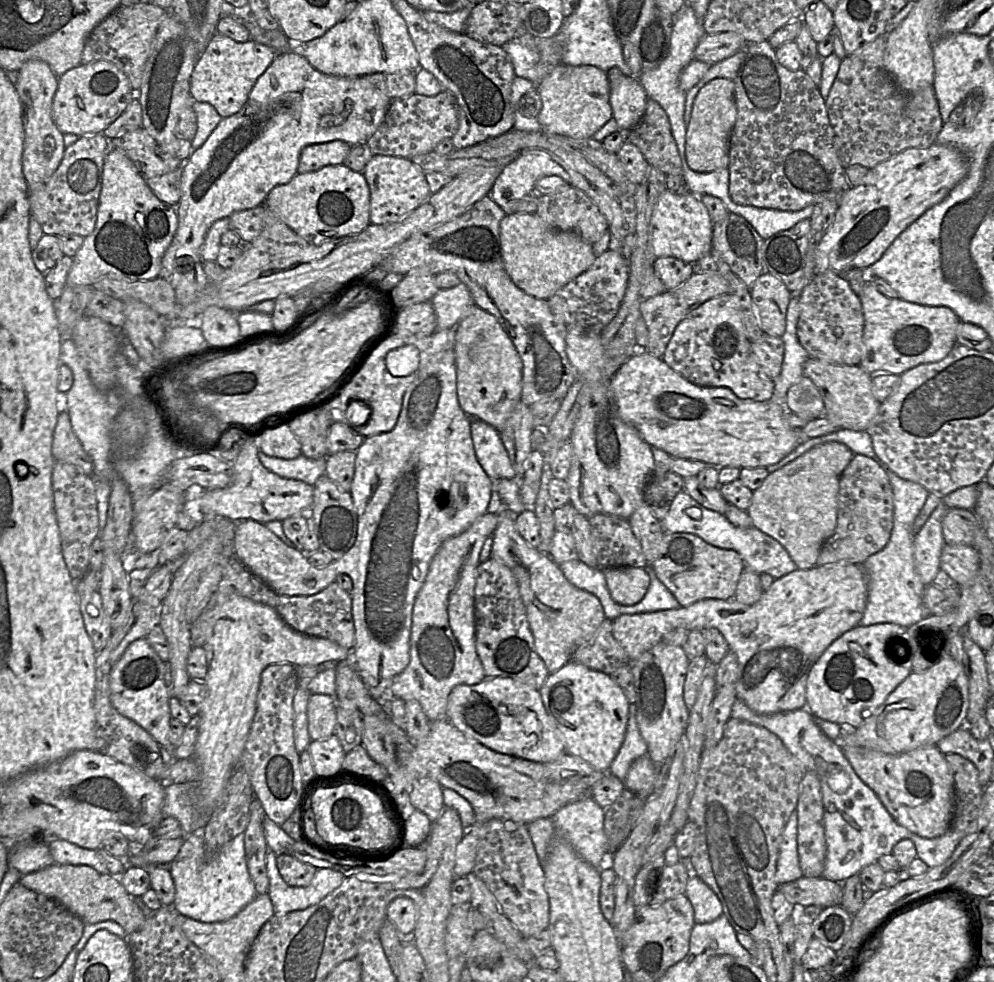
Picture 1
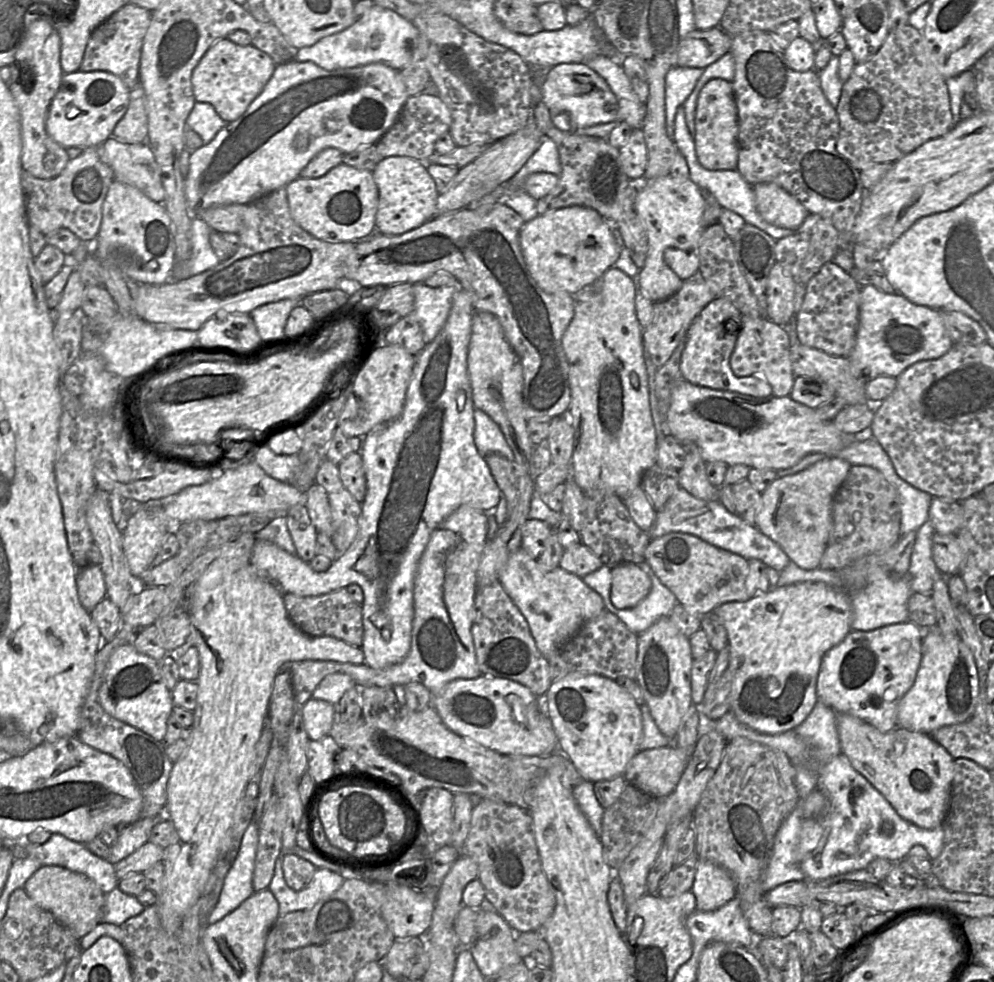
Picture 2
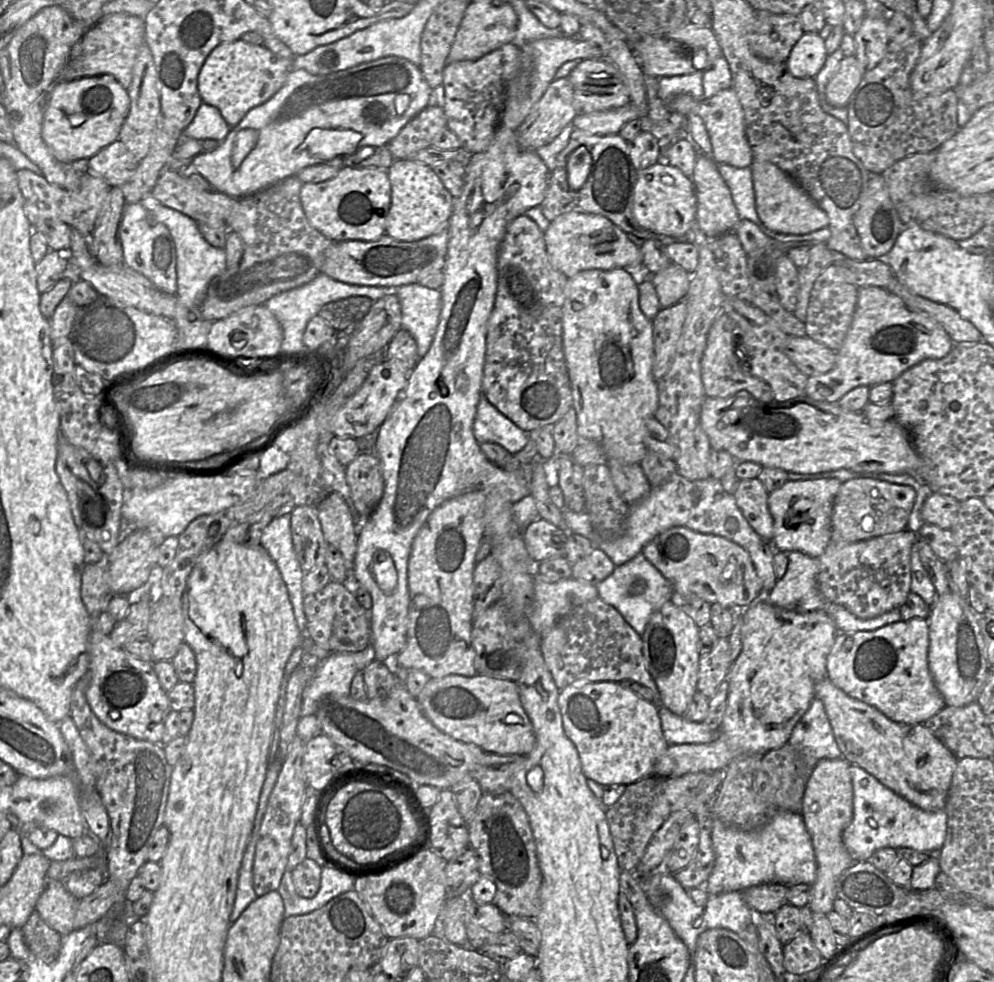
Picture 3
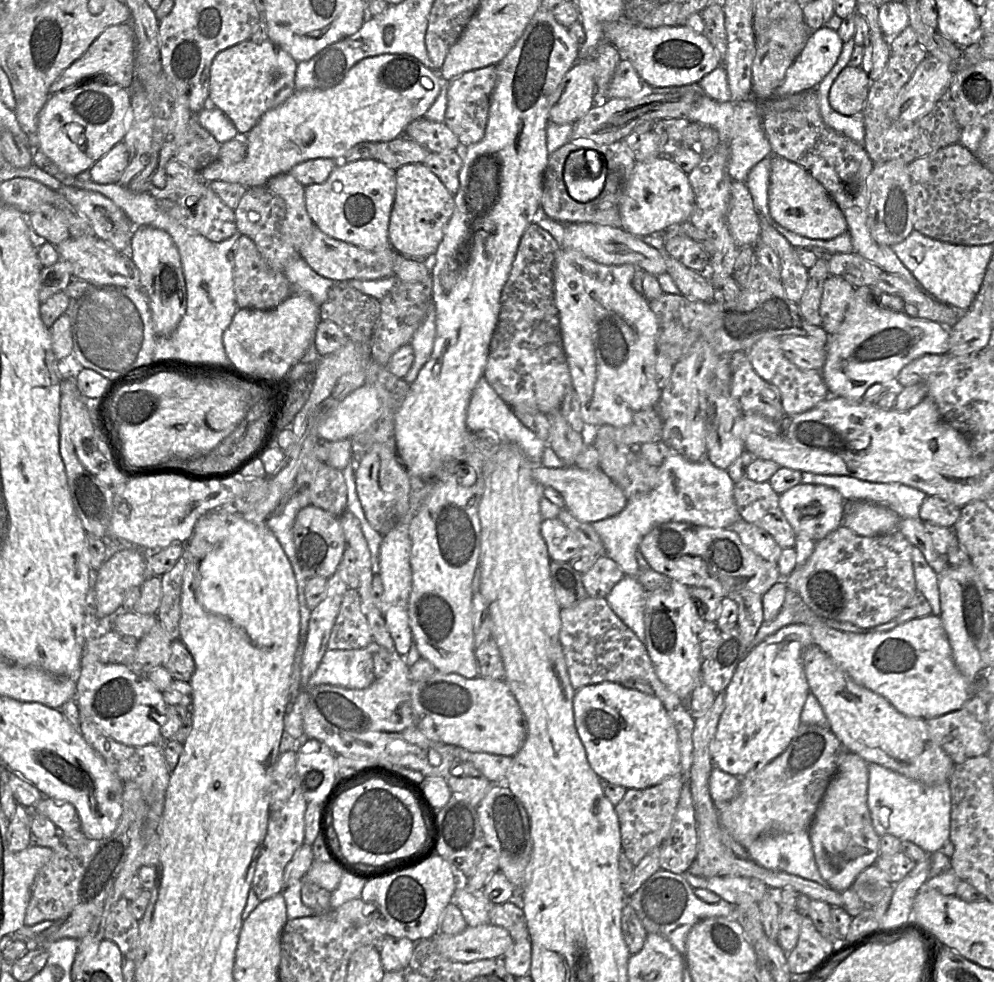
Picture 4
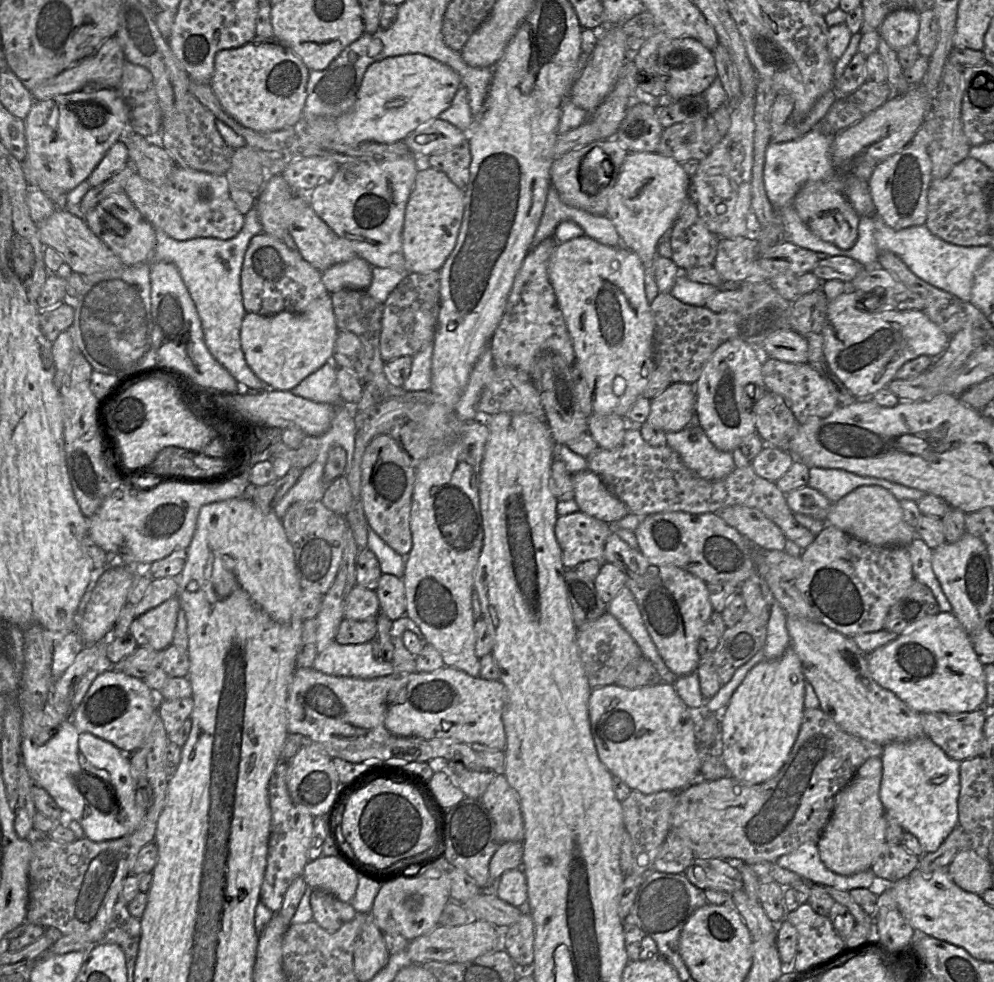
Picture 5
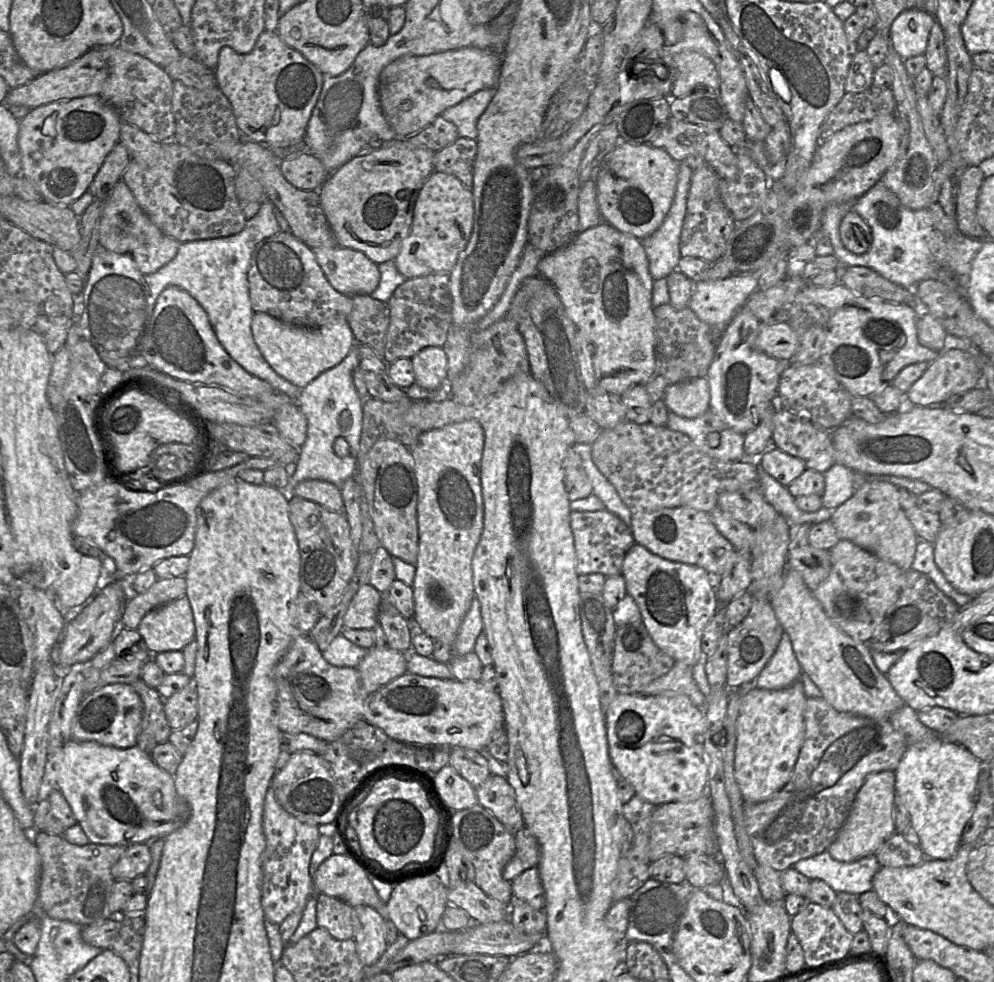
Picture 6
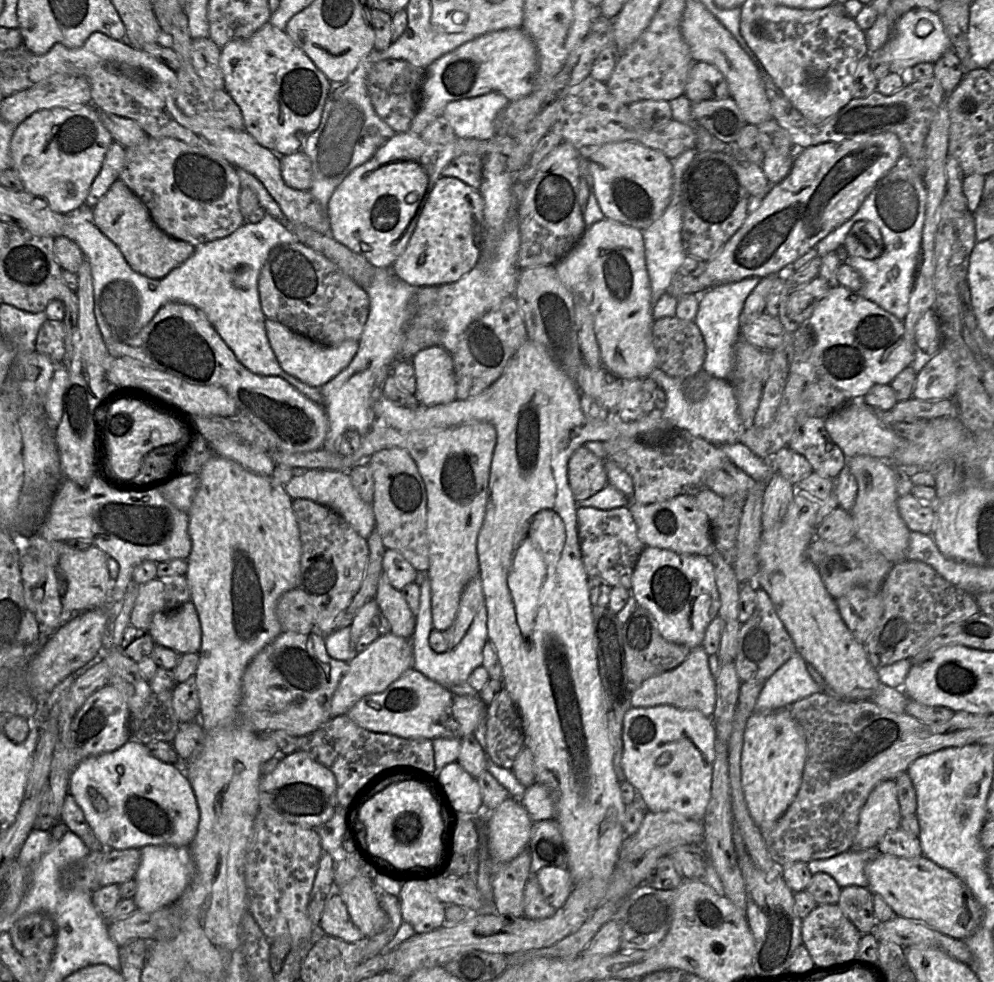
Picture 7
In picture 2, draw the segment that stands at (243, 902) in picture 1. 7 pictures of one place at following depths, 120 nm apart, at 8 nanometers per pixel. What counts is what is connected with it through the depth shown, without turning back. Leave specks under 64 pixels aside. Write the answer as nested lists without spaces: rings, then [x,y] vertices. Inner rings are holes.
[[[251,821],[243,834],[236,858],[224,877],[219,899],[207,923],[220,921],[253,895],[253,874],[259,841],[257,822]]]

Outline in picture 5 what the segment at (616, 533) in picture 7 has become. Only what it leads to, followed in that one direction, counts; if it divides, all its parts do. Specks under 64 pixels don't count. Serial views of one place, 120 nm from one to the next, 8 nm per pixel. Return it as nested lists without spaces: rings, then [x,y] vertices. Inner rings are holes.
[[[581,511],[559,516],[555,536],[562,550],[564,566],[574,569],[588,560],[605,562],[605,545],[614,533],[613,526]]]

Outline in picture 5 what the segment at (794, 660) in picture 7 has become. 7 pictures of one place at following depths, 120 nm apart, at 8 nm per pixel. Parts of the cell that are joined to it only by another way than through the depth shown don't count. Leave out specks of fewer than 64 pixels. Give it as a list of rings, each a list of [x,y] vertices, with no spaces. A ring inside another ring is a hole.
[[[775,601],[771,607],[767,624],[767,639],[764,646],[765,659],[780,658],[791,646],[787,630],[787,614],[782,606]]]

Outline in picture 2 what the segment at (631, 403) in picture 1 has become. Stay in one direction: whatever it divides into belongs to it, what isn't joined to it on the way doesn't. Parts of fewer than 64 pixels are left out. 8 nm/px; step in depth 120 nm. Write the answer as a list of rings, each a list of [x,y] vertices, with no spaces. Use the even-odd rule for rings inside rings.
[[[684,380],[672,390],[666,416],[667,433],[681,444],[698,446],[701,456],[707,462],[723,462],[727,466],[746,465],[752,469],[781,470],[797,464],[811,453],[833,453],[855,441],[872,437],[869,428],[856,434],[846,434],[835,427],[830,420],[822,420],[816,410],[795,402],[790,396],[755,398],[736,392],[715,390],[697,386]]]

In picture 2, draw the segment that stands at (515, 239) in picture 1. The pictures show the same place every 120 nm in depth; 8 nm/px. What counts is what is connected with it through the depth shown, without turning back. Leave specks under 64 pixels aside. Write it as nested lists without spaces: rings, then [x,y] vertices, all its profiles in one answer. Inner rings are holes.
[[[569,206],[538,215],[524,222],[520,230],[520,246],[527,268],[537,284],[548,293],[565,291],[575,294],[597,280],[607,269],[614,267],[622,250],[623,241],[613,224],[596,210],[584,206]]]

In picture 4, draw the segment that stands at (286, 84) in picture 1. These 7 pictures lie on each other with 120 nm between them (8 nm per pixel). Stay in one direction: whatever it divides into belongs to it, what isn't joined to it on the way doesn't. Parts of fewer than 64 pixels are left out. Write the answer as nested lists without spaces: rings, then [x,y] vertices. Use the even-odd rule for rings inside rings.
[[[382,54],[356,63],[340,83],[328,89],[295,91],[284,103],[267,111],[243,137],[247,153],[243,161],[212,162],[199,176],[205,182],[215,180],[237,183],[246,188],[264,184],[269,179],[289,171],[297,164],[317,158],[343,160],[349,151],[361,142],[387,142],[404,134],[407,126],[425,116],[441,90],[439,71],[426,67],[407,54]]]

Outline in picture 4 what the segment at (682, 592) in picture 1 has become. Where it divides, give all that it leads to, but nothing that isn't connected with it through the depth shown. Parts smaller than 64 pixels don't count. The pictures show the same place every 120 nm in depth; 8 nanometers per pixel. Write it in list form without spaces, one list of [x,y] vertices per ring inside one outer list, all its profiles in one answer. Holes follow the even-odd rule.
[[[666,522],[653,528],[642,539],[639,550],[653,570],[690,588],[711,589],[722,598],[736,600],[742,593],[764,595],[775,583],[784,580],[776,563],[757,555],[729,528]]]

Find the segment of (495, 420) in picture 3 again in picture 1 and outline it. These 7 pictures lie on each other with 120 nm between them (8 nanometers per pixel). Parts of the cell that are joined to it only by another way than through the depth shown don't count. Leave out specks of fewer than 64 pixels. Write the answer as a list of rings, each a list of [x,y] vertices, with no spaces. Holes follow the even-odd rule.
[[[471,418],[471,437],[477,460],[491,479],[517,479],[497,429]]]

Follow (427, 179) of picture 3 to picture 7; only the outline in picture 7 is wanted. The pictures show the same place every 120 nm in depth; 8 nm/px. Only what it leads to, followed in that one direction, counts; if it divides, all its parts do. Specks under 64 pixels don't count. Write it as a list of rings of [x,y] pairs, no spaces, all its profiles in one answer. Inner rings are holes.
[[[442,176],[433,187],[403,253],[392,270],[401,280],[414,286],[454,283],[468,274],[482,255],[486,229],[484,201],[479,190],[456,177]]]

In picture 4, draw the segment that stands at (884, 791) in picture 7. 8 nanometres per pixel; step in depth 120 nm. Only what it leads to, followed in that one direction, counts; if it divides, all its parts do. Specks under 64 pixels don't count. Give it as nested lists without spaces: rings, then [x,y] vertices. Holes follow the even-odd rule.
[[[844,752],[808,828],[815,862],[832,889],[843,892],[879,857],[880,836],[876,833],[867,804],[868,763],[859,755]]]

